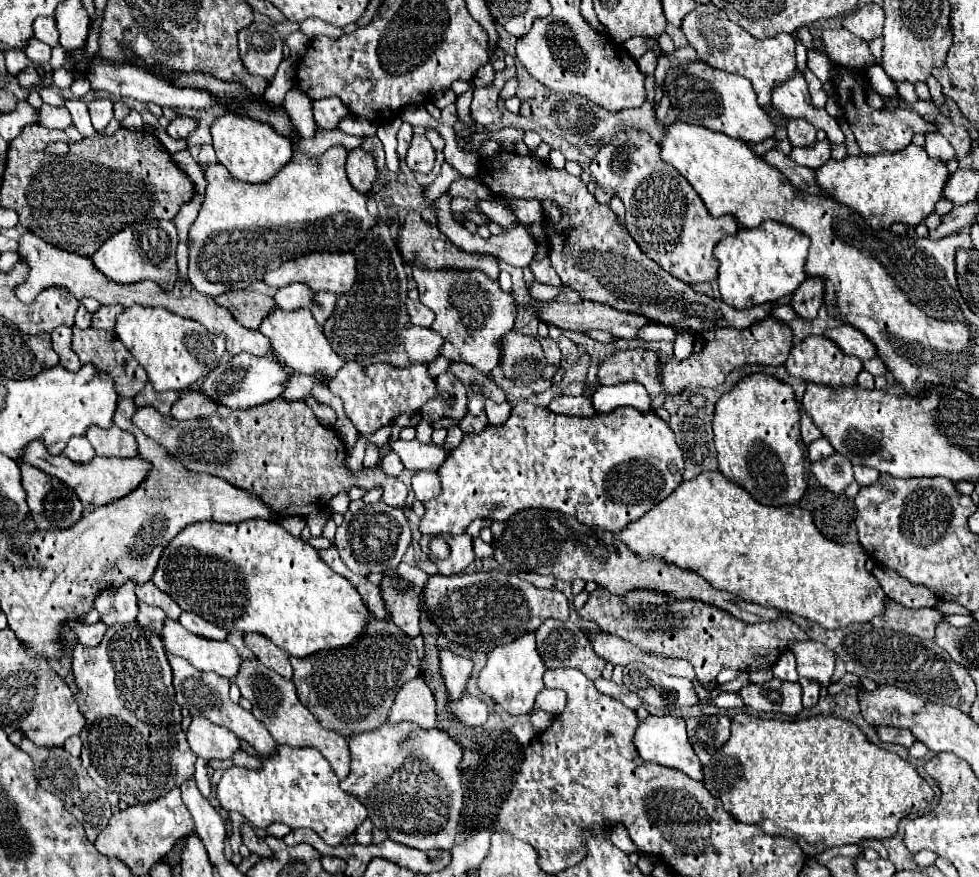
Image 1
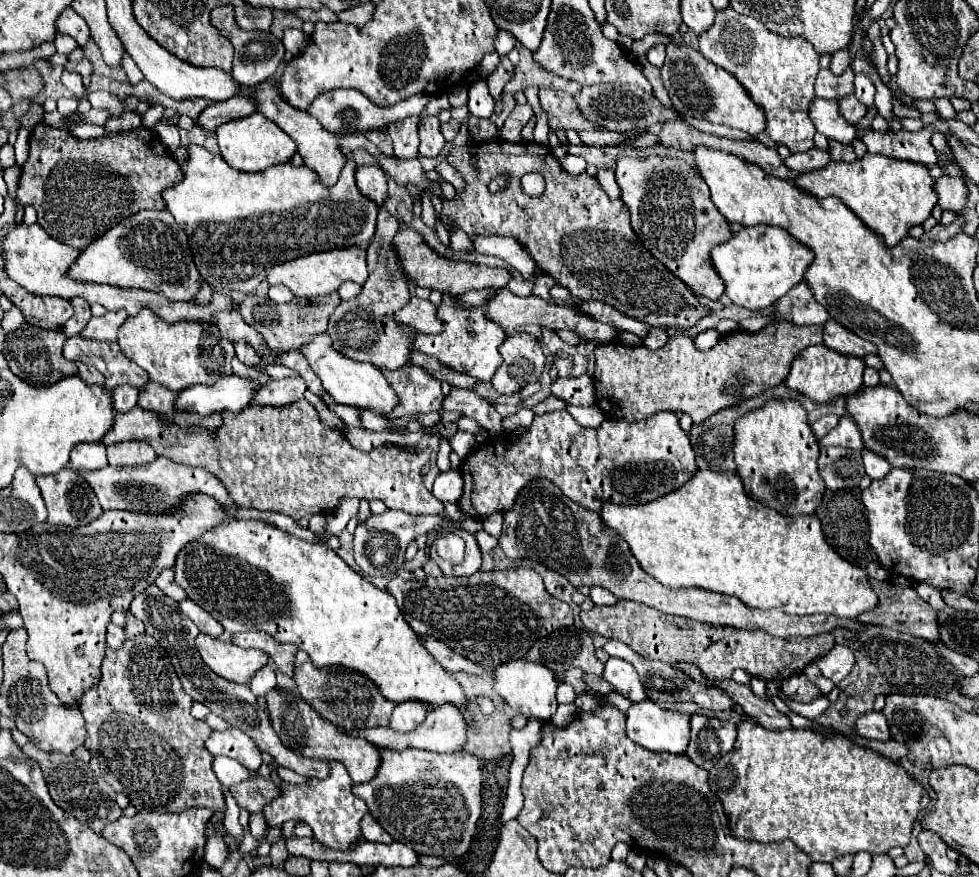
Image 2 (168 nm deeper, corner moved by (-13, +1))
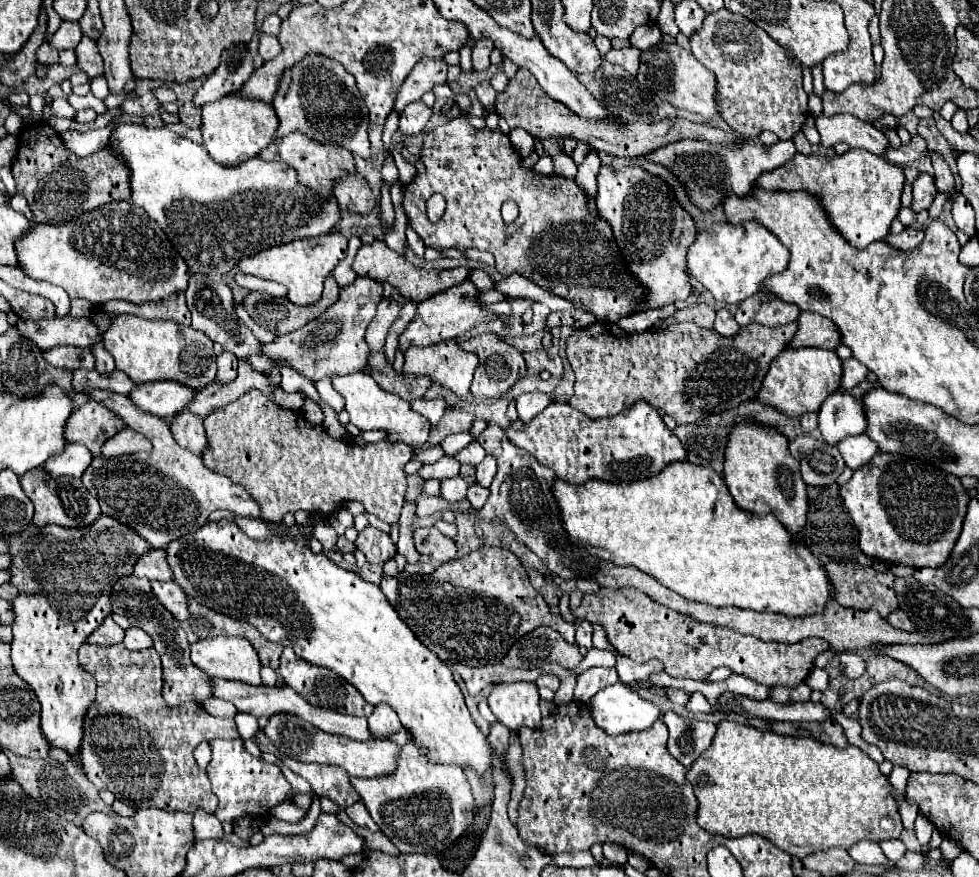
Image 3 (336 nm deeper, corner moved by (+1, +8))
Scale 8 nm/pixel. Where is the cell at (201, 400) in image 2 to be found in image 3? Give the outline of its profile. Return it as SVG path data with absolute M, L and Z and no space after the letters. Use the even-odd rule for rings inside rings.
M154 382L154 384L136 384L130 392L130 400L138 404L144 412L150 412L160 418L170 418L190 404L194 392L182 384L174 382Z

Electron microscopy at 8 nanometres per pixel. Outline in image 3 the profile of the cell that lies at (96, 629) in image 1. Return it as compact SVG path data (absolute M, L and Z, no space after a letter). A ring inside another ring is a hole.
M108 616L104 624L100 624L100 628L96 628L96 632L86 638L88 644L98 644L98 646L114 646L120 644L122 640L124 640L124 630L112 620L112 616Z

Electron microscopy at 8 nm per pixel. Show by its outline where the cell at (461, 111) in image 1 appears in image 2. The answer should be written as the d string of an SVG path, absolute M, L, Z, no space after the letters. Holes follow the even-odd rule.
M468 117L468 133L476 143L498 137L496 125L490 119L480 119L480 117Z

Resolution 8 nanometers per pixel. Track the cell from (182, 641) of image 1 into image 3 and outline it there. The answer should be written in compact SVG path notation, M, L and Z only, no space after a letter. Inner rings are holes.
M214 636L198 640L190 646L192 662L208 676L240 680L252 686L262 686L260 660L254 648L244 638Z

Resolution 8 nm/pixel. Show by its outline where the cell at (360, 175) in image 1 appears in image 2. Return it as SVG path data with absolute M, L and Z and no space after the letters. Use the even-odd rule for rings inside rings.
M380 165L358 167L356 183L358 183L358 189L374 203L382 205L386 201L386 173L380 169Z

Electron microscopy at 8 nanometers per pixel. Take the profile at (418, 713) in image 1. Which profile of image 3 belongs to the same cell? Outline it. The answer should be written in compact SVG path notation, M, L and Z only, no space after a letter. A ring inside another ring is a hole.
M378 704L374 706L374 712L368 716L368 730L374 740L384 740L400 732L402 724L388 704Z

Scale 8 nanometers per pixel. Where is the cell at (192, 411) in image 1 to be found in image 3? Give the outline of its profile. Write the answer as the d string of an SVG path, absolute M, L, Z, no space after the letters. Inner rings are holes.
M182 412L170 424L170 432L182 448L194 452L196 456L204 454L204 450L208 446L208 438L204 432L204 422L198 416L194 416L190 412Z

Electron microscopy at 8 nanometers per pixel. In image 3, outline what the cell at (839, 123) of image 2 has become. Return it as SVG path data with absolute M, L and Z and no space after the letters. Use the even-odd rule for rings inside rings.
M822 114L816 118L816 128L820 132L822 146L834 146L838 142L846 142L852 148L862 146L876 156L884 156L886 148L890 146L882 130L874 128L868 122L860 122L856 116L850 114L838 114L832 118L826 118Z

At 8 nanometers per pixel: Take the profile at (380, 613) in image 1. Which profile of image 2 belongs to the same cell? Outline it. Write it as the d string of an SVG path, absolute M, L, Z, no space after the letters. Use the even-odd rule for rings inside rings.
M516 567L506 571L478 571L470 577L442 575L442 577L428 577L424 581L418 581L408 571L402 571L386 585L386 589L390 591L390 595L396 597L396 603L404 619L416 633L434 635L458 655L490 669L496 669L504 661L524 657L532 647L532 643L536 643L538 639L560 627L570 627L574 623L572 607L552 597L546 591L540 575L528 567Z

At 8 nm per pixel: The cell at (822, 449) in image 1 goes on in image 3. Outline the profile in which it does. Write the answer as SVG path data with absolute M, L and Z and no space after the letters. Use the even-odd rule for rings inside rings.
M842 390L824 400L818 412L818 422L822 438L828 444L838 444L846 436L864 434L868 428L862 400Z

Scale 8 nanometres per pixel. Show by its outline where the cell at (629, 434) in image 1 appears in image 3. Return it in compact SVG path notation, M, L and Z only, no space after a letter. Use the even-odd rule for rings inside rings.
M644 400L626 412L602 420L590 420L568 402L552 402L528 424L516 420L506 434L514 446L528 450L542 466L548 466L558 478L570 484L582 484L592 478L610 482L642 480L660 472L668 462L686 460L686 450L680 440Z

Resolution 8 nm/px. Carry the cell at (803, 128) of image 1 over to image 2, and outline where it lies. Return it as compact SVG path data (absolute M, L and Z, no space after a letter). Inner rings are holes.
M732 7L718 11L712 27L700 37L702 55L714 65L732 73L764 107L768 117L768 135L786 145L792 153L808 151L814 147L816 127L808 117L808 105L814 99L814 79L818 75L818 57L812 43L804 37L782 37L764 27L764 23L738 15Z

